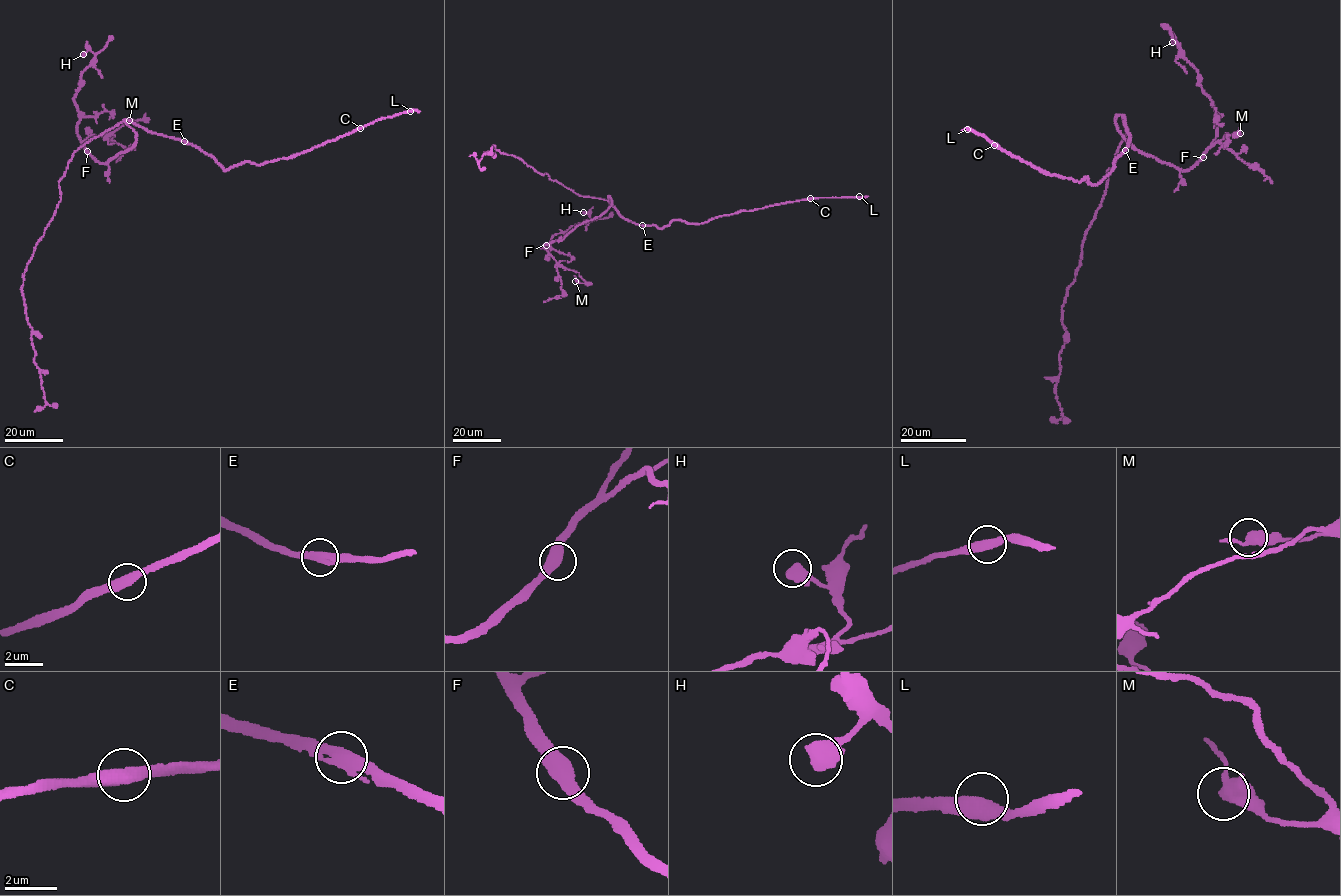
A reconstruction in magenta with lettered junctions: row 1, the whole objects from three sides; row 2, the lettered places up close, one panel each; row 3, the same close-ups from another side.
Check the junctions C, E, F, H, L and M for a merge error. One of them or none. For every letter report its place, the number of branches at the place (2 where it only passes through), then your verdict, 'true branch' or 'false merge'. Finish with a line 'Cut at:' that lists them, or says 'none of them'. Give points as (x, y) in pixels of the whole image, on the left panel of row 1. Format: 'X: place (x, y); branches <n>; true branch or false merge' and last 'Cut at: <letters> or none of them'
C: place (360, 128); branches 2; true branch
E: place (184, 141); branches 2; true branch
F: place (87, 151); branches 2; true branch
H: place (83, 54); branches 2; true branch
L: place (410, 111); branches 2; true branch
M: place (129, 120); branches 2; true branch
Cut at: none of them

